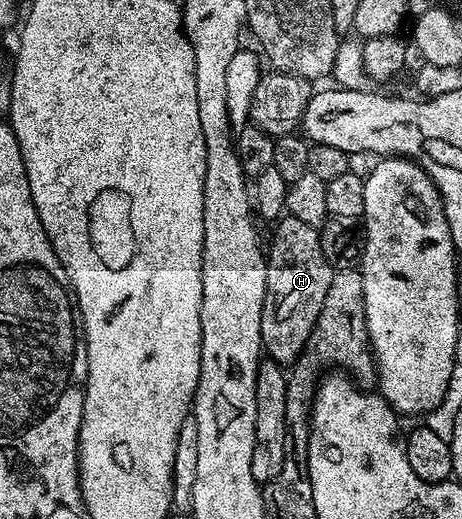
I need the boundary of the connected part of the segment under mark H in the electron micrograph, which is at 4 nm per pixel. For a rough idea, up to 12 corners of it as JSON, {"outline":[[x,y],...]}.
{"outline":[[287,214],[267,245],[262,352],[308,347],[334,269]]}

